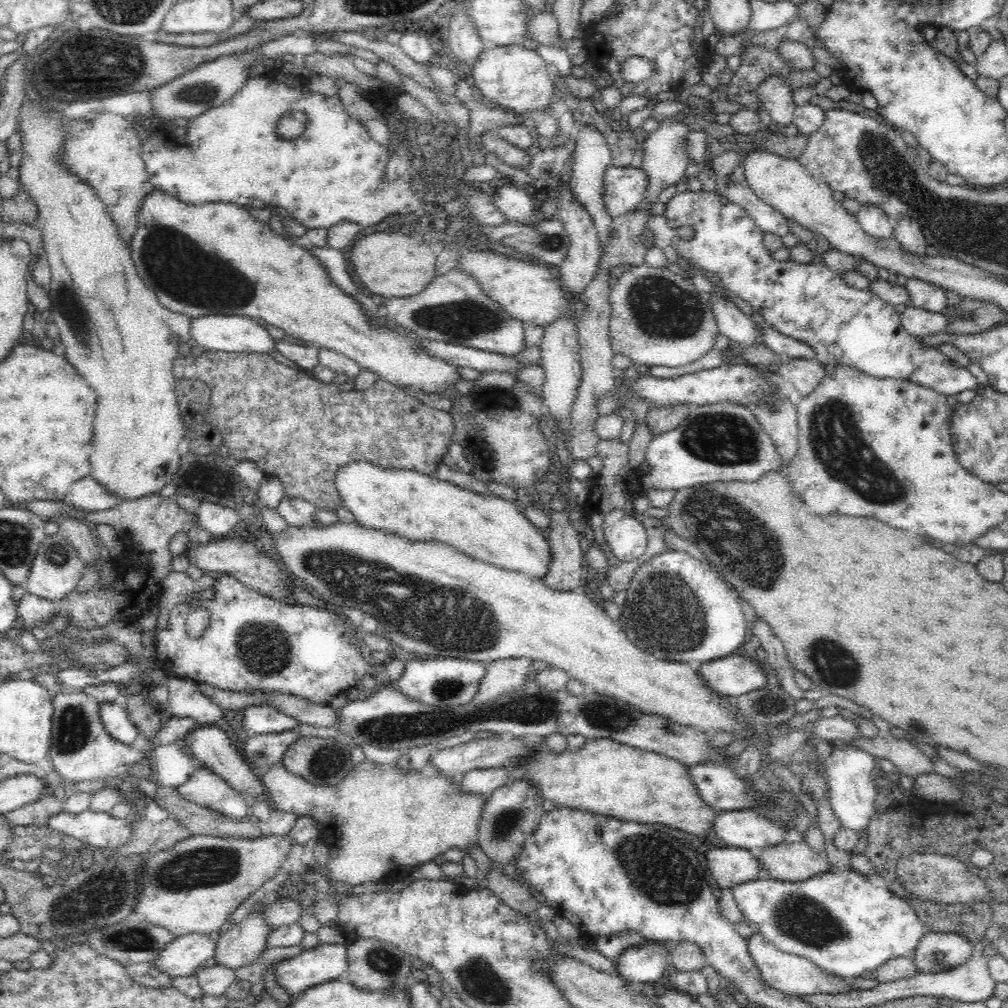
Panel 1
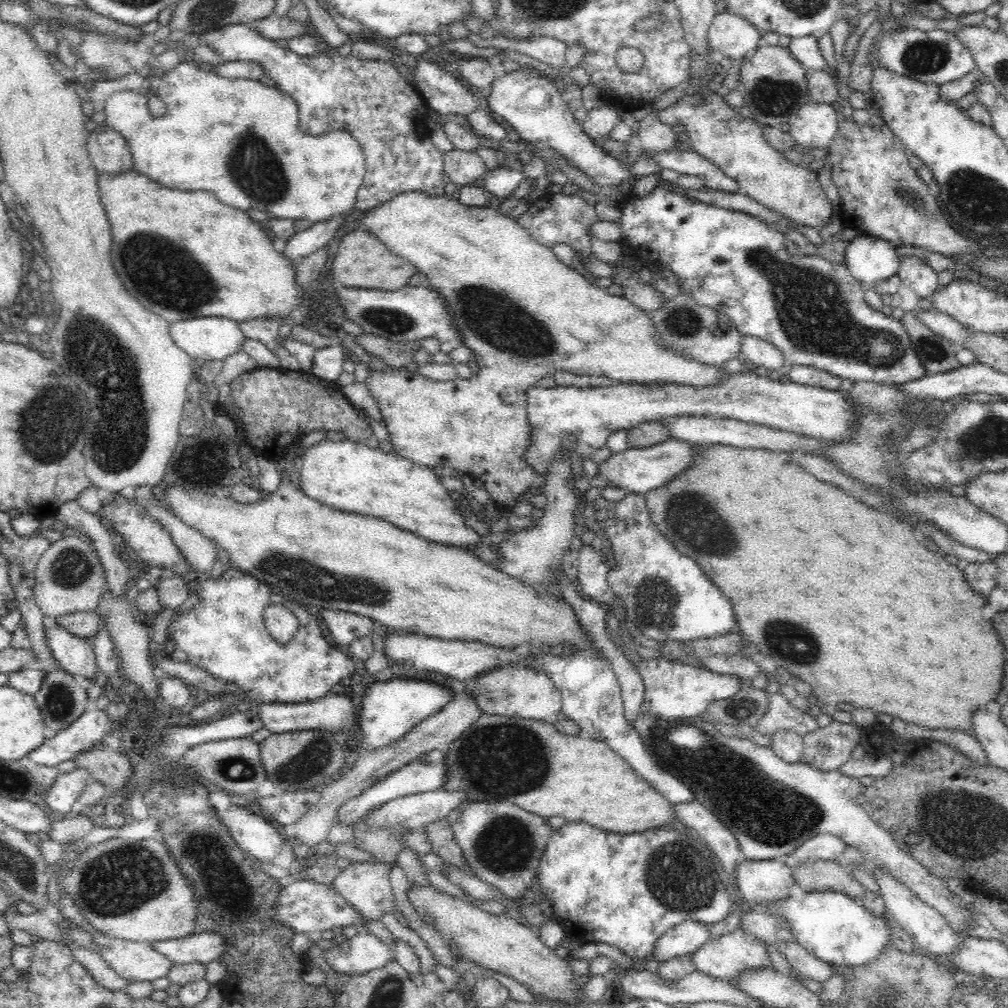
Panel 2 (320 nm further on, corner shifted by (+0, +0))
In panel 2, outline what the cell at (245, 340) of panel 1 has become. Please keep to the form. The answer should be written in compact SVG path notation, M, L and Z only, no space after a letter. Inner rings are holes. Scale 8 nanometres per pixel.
M211 316L170 322L168 333L179 349L207 361L224 360L247 339L235 320Z

